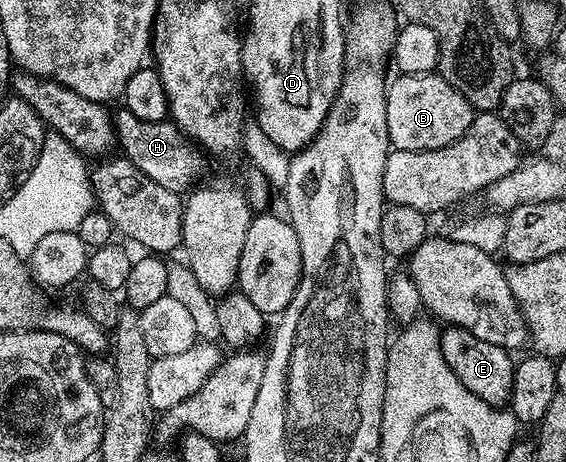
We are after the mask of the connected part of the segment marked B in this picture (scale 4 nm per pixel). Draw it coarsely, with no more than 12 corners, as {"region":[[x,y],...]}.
{"region":[[440,74],[387,83],[394,150],[457,141],[475,108]]}

